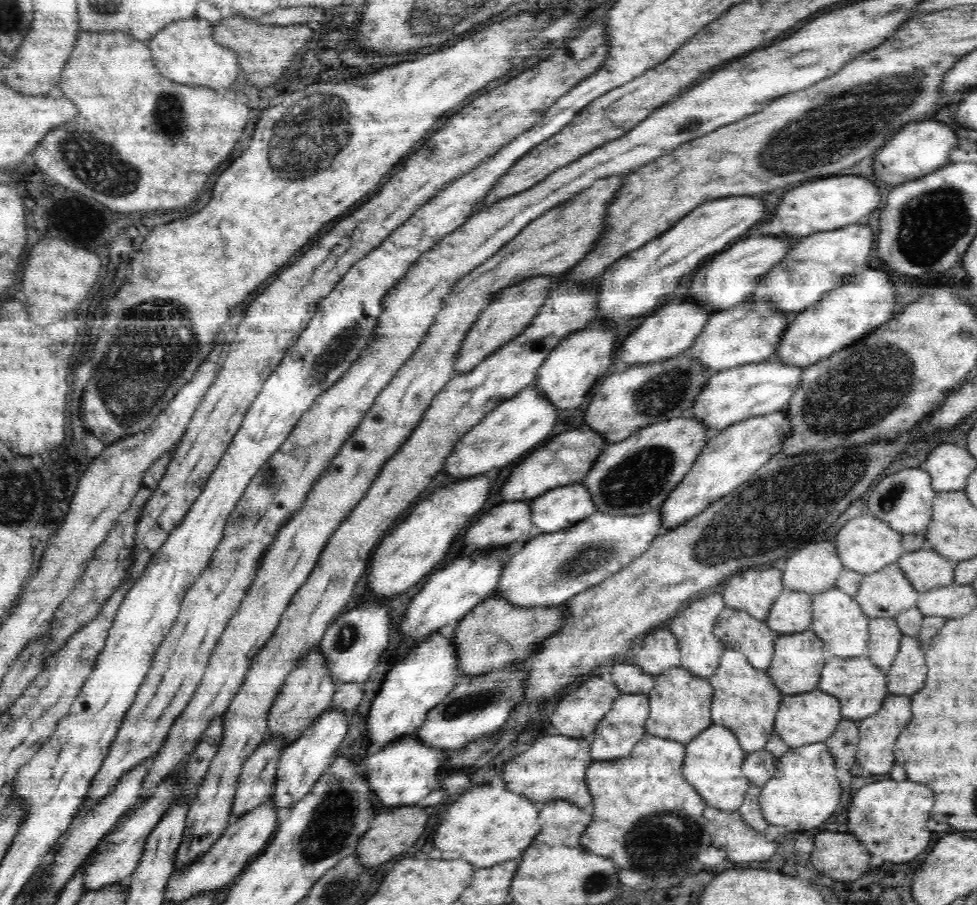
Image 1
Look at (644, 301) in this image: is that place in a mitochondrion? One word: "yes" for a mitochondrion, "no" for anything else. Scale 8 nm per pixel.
no

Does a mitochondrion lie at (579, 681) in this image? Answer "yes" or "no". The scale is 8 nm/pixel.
no

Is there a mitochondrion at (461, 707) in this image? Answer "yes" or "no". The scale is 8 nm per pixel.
yes

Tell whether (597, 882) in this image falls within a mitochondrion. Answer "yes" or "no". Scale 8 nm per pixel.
yes

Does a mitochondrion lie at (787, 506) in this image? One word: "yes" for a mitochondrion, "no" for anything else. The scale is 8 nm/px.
yes

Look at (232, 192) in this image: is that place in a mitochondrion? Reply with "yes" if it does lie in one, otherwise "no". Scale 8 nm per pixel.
no

